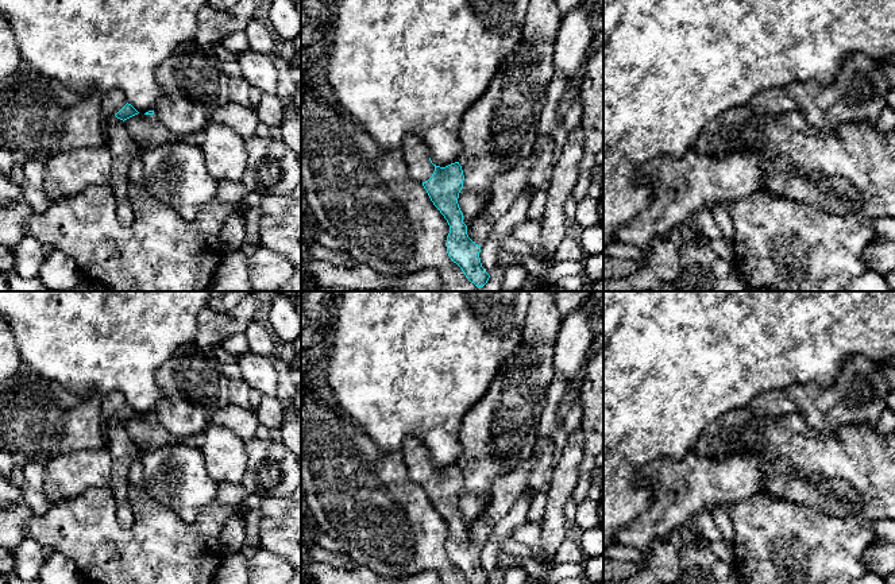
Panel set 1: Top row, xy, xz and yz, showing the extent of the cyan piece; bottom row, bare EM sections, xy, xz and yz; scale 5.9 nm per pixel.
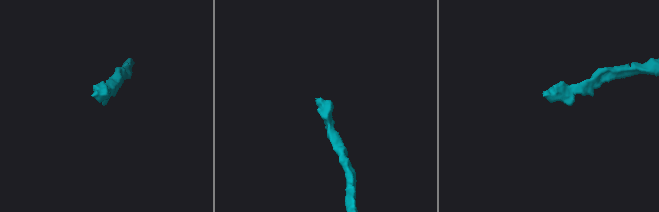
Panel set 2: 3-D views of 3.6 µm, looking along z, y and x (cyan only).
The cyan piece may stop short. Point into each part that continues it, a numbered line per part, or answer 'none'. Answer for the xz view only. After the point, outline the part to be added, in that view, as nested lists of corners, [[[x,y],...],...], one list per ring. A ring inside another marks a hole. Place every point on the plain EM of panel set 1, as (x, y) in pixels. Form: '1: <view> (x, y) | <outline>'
1: xz (416, 456) | [[[408,436],[401,452],[409,477],[421,486],[428,483],[435,473],[435,468],[429,463],[429,452],[425,445],[418,438]]]

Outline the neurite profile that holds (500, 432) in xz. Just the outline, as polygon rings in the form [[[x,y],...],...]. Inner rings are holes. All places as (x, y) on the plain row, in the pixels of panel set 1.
[[[522,340],[502,361],[483,398],[464,415],[459,433],[463,452],[458,460],[464,483],[458,506],[466,527],[487,508],[494,481],[532,456],[547,391],[555,375],[553,356],[555,345]]]

